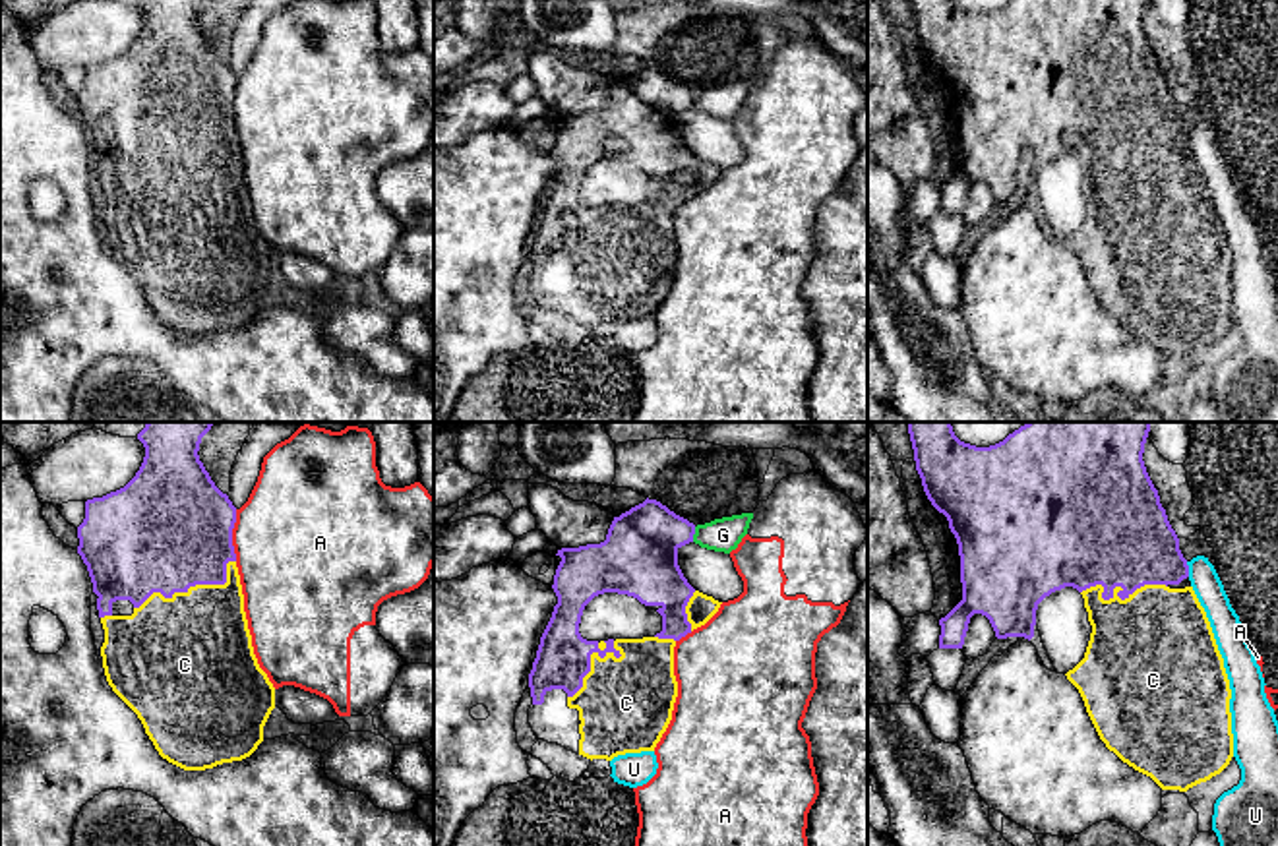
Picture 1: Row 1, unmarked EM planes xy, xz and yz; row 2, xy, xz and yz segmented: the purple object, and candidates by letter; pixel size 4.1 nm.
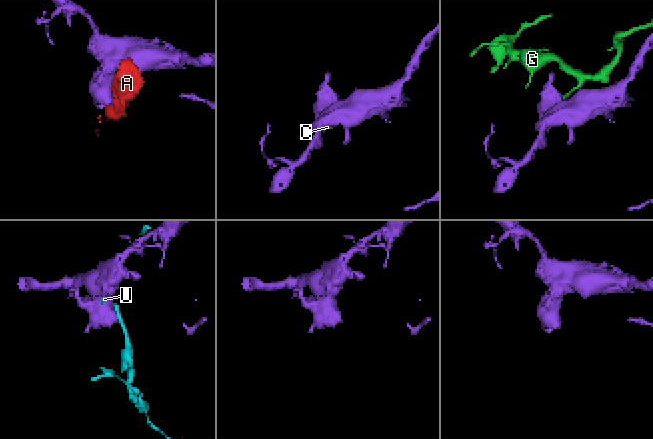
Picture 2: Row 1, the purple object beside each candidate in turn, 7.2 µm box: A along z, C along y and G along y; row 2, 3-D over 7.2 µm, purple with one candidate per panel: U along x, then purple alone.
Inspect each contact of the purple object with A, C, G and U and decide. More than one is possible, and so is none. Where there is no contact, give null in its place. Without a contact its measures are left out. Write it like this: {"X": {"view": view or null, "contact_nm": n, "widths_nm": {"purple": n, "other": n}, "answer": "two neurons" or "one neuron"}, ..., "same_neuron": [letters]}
{"A": {"view": "xy", "contact_nm": 220, "widths_nm": {"purple": 500, "other": 480}, "answer": "two neurons"}, "C": {"view": "xy", "contact_nm": 460, "widths_nm": {"purple": 500, "other": 460}, "answer": "one neuron"}, "G": {"view": "xz", "contact_nm": 70, "widths_nm": {"purple": 320, "other": 140}, "answer": "two neurons"}, "U": {"view": "yz", "contact_nm": 70, "widths_nm": {"purple": 340, "other": 120}, "answer": "two neurons"}, "same_neuron": ["C"]}

